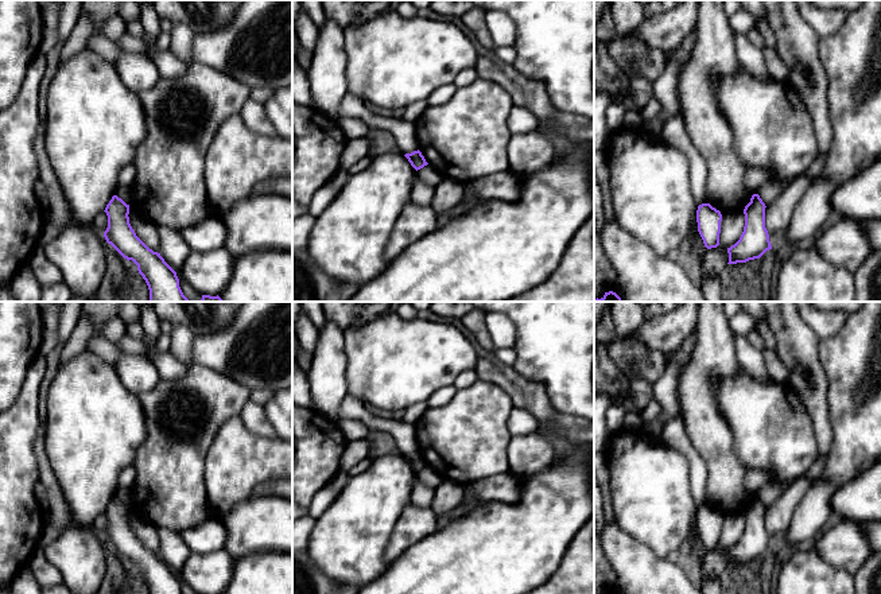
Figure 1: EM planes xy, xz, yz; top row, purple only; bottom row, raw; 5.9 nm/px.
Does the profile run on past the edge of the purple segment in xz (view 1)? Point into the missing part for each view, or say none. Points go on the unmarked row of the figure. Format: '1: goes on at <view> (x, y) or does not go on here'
1: does not go on here

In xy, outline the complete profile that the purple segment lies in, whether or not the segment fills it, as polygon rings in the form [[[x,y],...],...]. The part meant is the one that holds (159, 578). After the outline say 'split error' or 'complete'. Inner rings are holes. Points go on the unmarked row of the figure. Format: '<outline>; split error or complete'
[[[113,497],[104,512],[108,529],[104,539],[124,560],[137,567],[150,594],[182,594],[176,574],[164,563],[160,555],[150,551],[129,525],[129,506]]]; complete

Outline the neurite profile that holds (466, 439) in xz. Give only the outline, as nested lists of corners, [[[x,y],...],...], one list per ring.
[[[478,378],[442,407],[428,407],[415,424],[419,453],[443,480],[470,485],[509,471],[511,397]]]

